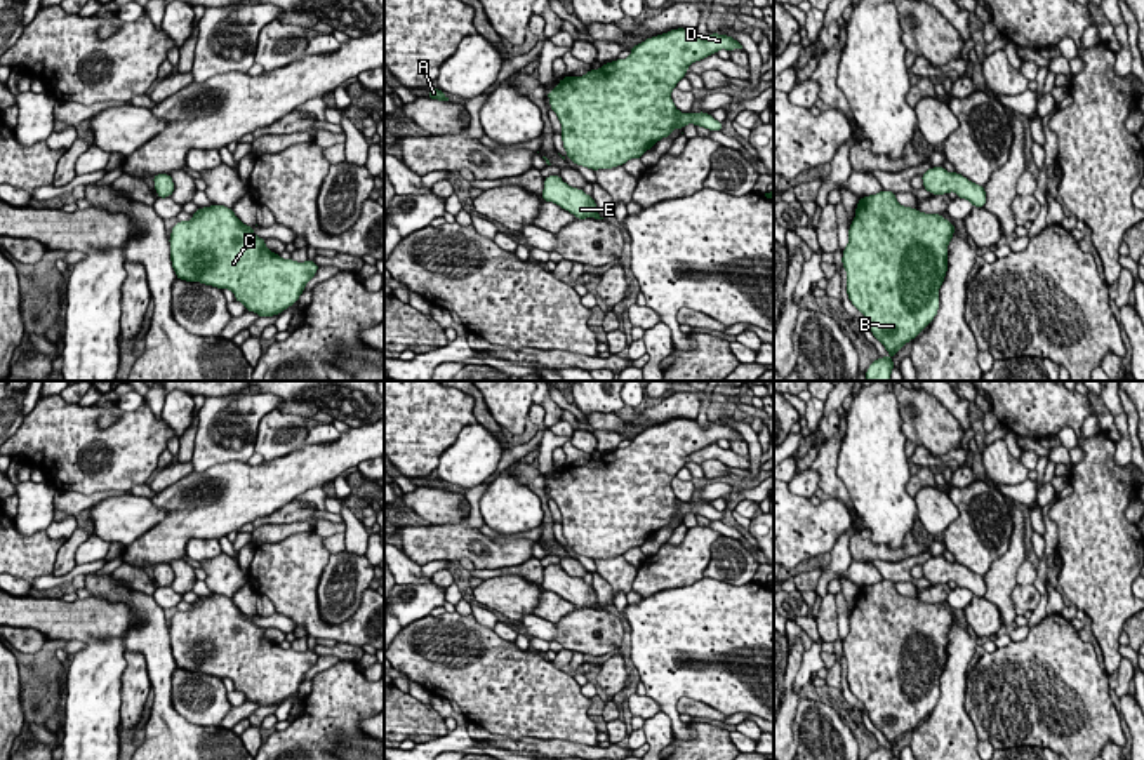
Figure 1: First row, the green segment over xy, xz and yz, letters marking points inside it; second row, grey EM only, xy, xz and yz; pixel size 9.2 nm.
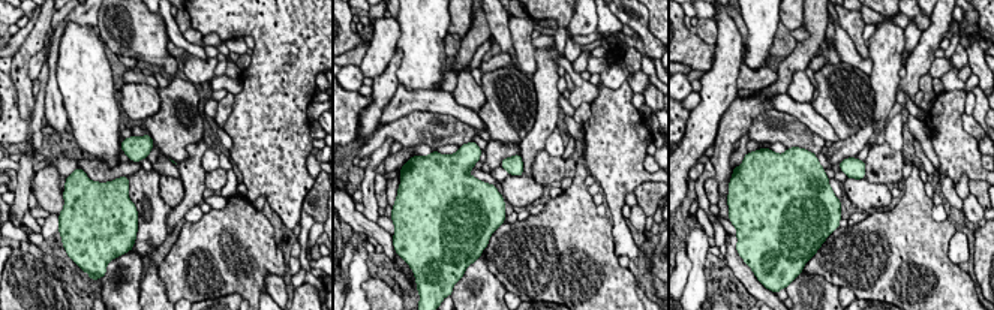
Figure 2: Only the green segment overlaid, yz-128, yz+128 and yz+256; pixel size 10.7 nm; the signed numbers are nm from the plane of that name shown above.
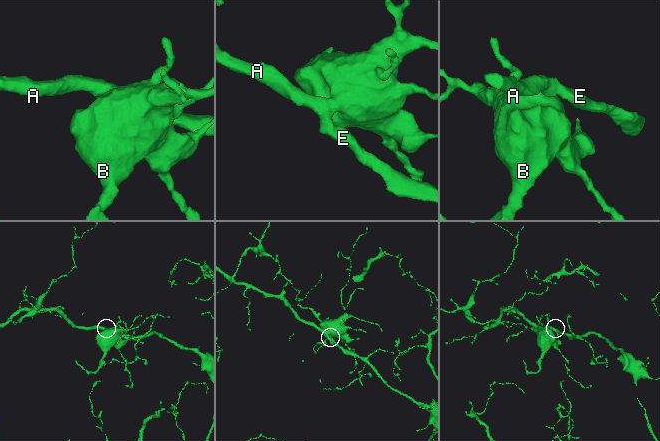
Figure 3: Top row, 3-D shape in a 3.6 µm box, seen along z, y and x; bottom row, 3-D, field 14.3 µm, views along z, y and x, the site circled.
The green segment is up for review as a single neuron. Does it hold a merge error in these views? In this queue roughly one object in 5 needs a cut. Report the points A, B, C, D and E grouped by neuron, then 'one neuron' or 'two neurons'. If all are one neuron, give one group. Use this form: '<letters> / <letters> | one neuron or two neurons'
A B C D E | one neuron

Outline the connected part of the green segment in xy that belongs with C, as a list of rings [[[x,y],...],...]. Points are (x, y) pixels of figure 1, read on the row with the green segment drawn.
[[[212,203],[205,209],[200,207],[191,216],[191,221],[179,221],[170,231],[170,261],[176,278],[200,282],[221,290],[229,289],[235,301],[243,303],[247,311],[256,311],[259,318],[280,315],[296,304],[304,285],[318,271],[315,261],[297,263],[271,252],[264,245],[266,240],[254,235],[256,226],[243,224],[233,209]]]

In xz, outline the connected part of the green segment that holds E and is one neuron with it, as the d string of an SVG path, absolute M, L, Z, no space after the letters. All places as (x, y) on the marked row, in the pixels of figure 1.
M548 176L544 179L544 190L541 198L544 202L553 202L560 205L563 210L569 210L577 219L603 219L598 214L598 207L593 197L586 195L584 190L570 188L567 183L562 181L558 176Z

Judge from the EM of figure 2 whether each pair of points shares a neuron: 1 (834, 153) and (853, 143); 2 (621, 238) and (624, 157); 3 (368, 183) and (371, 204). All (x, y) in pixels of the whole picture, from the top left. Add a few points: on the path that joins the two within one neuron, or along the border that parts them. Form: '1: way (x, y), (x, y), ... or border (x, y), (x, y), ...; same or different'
1: way (838, 152), (849, 147); same
2: way (618, 219), (616, 186), (619, 177); same
3: way (368, 187), (369, 199); same

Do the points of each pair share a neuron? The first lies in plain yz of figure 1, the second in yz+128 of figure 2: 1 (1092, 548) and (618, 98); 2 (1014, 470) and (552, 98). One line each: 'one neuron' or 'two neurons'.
1: one neuron
2: two neurons

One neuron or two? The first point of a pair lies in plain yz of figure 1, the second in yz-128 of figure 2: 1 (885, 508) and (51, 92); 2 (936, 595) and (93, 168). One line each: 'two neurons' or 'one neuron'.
1: two neurons
2: one neuron

